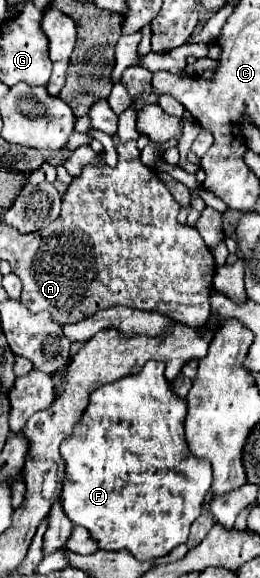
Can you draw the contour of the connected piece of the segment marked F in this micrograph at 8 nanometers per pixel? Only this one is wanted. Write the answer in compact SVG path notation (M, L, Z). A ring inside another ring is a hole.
M149 361L139 373L123 377L121 381L115 381L115 383L107 383L107 385L95 389L89 395L89 405L87 405L77 429L73 429L71 437L67 437L61 443L61 455L65 459L65 471L67 471L65 473L65 485L61 489L61 499L63 499L63 509L69 515L69 519L75 525L85 527L89 531L89 535L93 537L93 541L97 541L99 549L105 549L105 551L127 549L139 561L151 561L151 559L169 555L173 547L177 547L177 545L187 541L191 523L203 511L203 503L205 503L209 485L213 483L213 473L209 469L209 461L197 461L197 457L193 457L193 453L189 453L189 445L187 445L187 439L185 439L185 415L187 415L187 403L185 403L185 399L179 399L171 391L171 385L163 377L163 365L159 361Z

